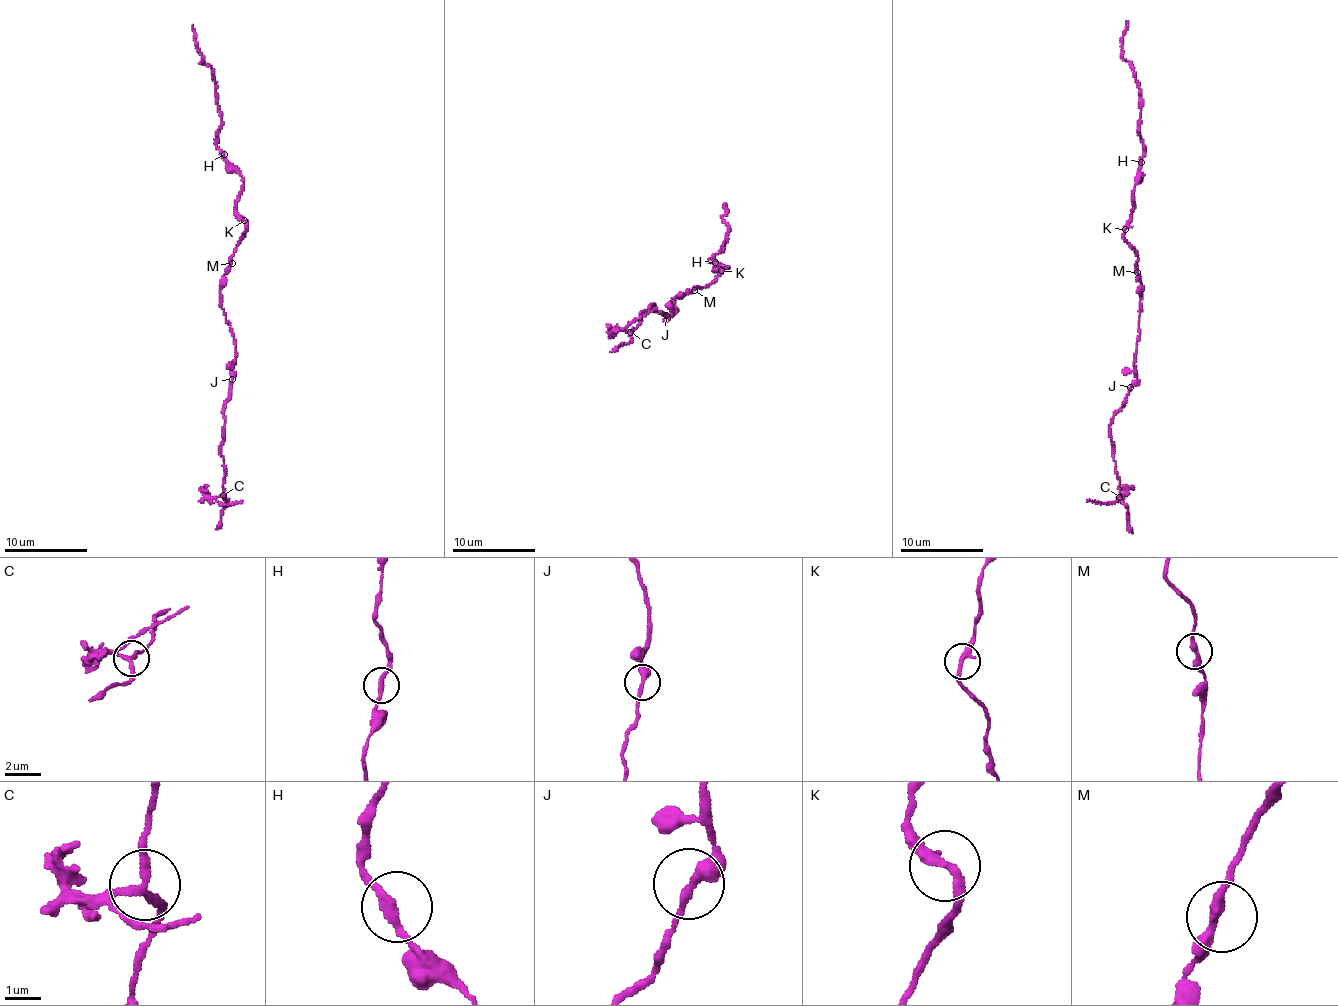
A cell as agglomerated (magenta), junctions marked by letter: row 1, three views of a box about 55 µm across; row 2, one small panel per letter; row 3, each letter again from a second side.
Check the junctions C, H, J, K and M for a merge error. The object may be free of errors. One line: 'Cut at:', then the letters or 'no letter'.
Cut at: C

